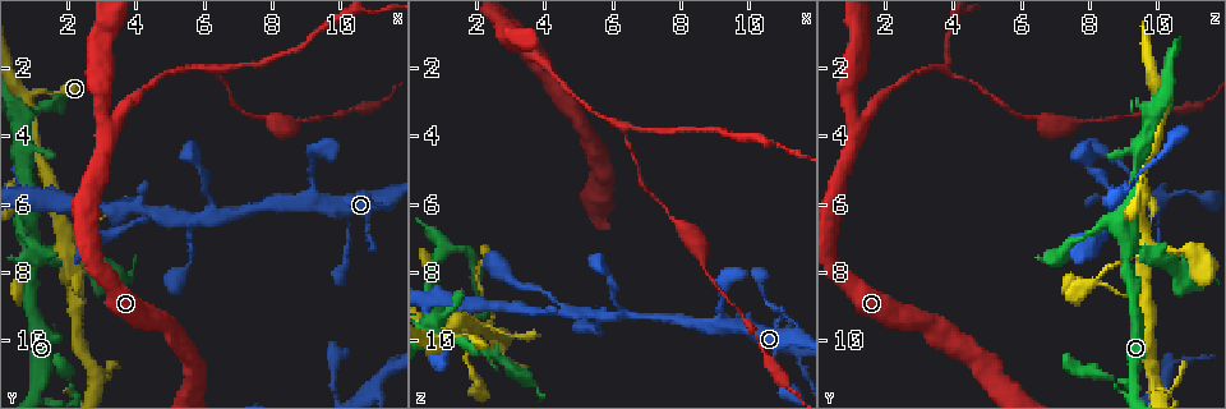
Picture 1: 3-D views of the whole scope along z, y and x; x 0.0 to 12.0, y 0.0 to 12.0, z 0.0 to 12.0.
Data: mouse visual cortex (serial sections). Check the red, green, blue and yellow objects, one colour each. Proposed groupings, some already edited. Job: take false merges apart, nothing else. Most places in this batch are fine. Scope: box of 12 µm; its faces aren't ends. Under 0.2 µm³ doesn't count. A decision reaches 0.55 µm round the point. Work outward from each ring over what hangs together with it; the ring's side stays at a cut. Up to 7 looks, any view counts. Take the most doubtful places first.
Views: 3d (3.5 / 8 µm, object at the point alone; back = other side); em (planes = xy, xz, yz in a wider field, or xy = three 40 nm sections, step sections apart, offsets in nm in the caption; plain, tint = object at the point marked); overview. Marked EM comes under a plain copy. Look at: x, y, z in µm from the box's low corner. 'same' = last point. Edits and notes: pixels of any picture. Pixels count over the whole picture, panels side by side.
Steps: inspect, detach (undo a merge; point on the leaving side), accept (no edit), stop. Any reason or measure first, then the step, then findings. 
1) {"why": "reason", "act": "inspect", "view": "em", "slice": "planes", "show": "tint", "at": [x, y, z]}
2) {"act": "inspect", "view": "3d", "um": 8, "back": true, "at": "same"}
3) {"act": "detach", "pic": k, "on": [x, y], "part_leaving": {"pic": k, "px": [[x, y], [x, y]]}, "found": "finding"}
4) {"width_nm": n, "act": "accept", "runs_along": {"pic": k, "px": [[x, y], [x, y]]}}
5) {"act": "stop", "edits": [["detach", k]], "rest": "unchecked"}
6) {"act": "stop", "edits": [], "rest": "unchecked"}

{"why": "three arms meet", "act": "inspect", "view": "3d", "um": 3.5, "back": true, "at": [4.7, 6.3, 9.3]}

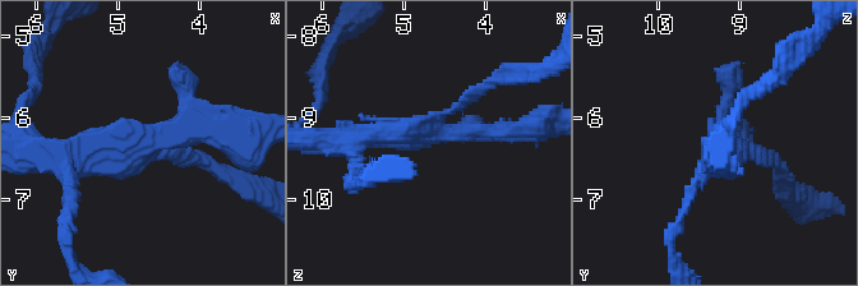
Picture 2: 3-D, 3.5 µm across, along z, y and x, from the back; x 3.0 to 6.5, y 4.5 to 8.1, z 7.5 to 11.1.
{"act": "inspect", "view": "em", "slice": "xy", "step": 2, "show": "tint", "at": [4.75, 6.35, 9.15]}

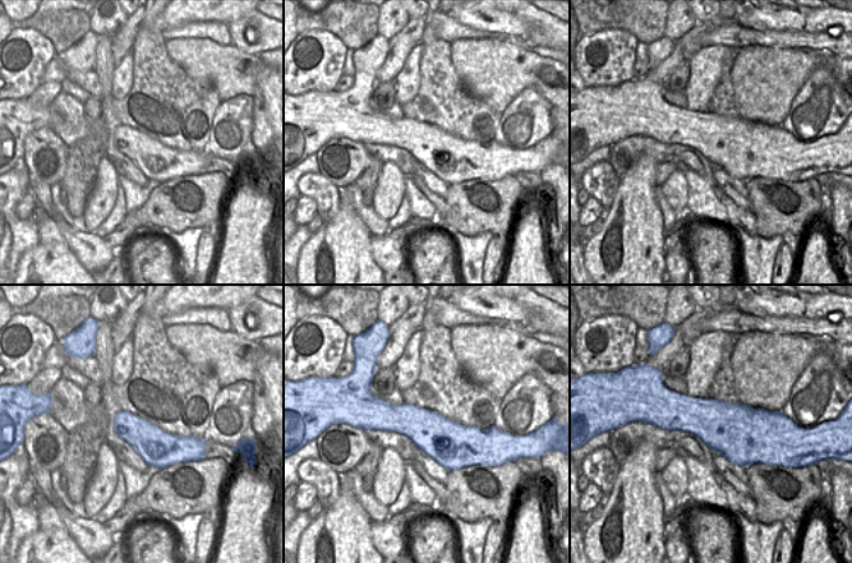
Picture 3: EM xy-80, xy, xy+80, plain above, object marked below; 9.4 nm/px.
{"arms": 3, "act": "accept", "runs_along": {"pic": 2, "px": [[50, 155], [222, 132]]}, "found": "all the same cell"}

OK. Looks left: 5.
{"why": "three-way junction", "act": "inspect", "view": "3d", "um": 8, "at": [6.3, 2.0, 3.8]}

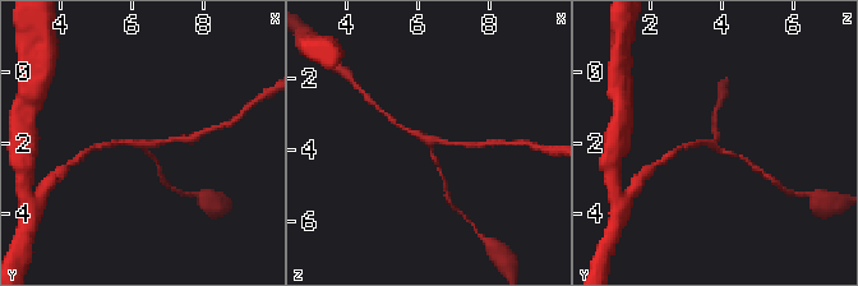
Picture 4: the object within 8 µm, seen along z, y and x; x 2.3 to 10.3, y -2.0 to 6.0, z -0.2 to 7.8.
{"why": "closer look", "act": "inspect", "view": "3d", "um": 3.5, "at": [6.3, 2.1, 3.7]}

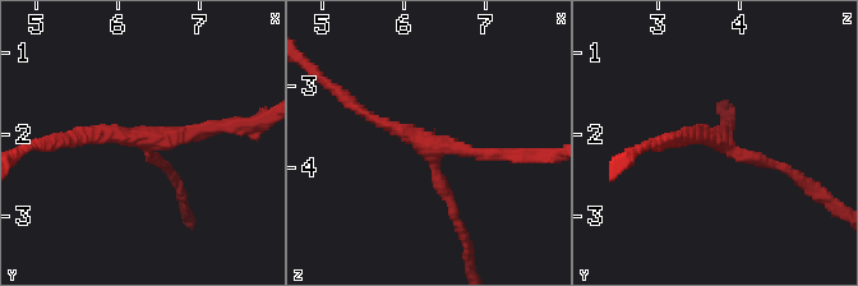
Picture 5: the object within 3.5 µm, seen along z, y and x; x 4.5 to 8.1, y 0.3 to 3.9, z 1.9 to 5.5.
{"act": "accept", "runs_along": {"pic": 5, "px": [[355, 106], [433, 152], [453, 217]]}, "found": "continuous, no second cell"}

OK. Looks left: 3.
{"why": "a fork", "act": "inspect", "view": "3d", "um": 8, "at": [1.0, 4.5, 9.9]}

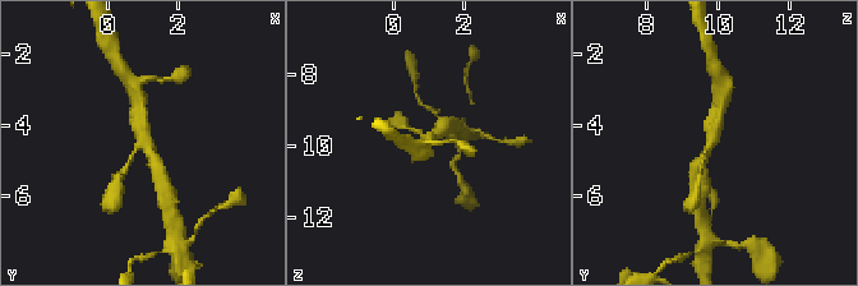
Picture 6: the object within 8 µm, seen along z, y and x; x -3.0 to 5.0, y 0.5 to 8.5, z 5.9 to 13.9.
{"act": "inspect", "view": "em", "slice": "xy", "step": 5, "show": "tint", "at": [1.0, 4.5, 9.8]}

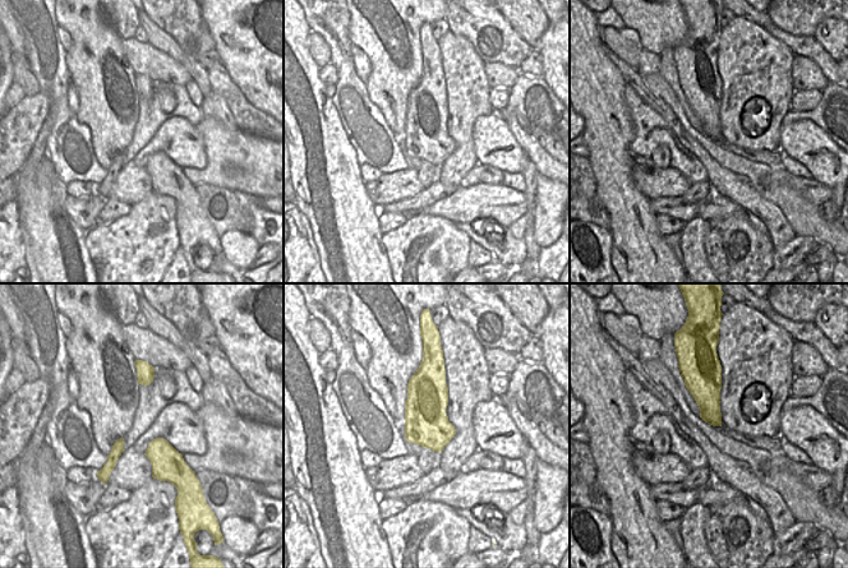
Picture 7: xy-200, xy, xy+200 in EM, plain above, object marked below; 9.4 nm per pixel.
{"act": "accept", "runs_along": {"pic": 6, "px": [[722, 106], [711, 144], [696, 171]]}, "found": "continuous, no second cell"}

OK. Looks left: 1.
{"act": "stop", "edits": [], "rest": "unchecked"}

